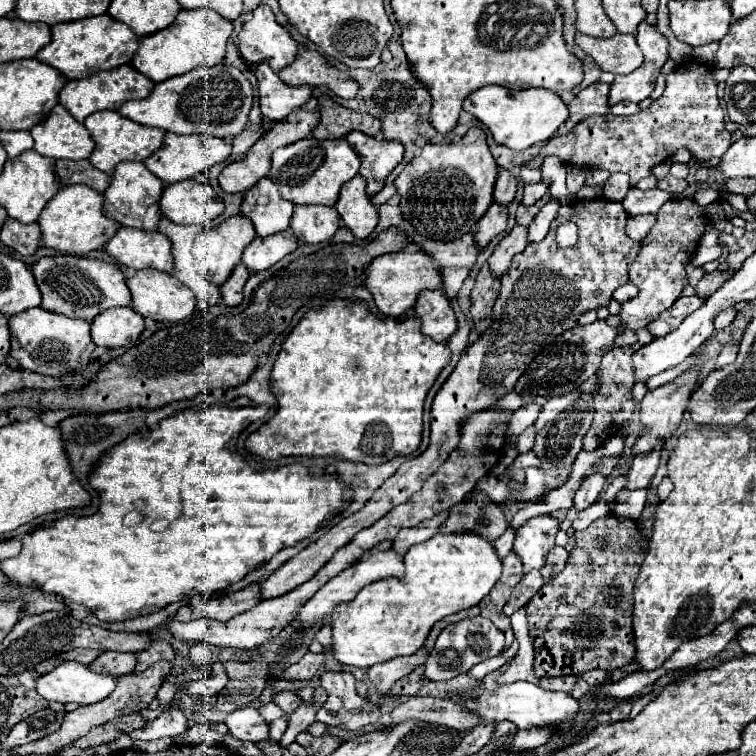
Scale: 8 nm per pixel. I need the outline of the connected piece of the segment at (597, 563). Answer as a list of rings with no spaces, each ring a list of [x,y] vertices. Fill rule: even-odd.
[[[601,516],[583,532],[575,532],[577,548],[571,550],[567,566],[559,576],[549,580],[527,604],[527,620],[531,624],[531,642],[535,648],[535,676],[565,676],[577,674],[581,676],[587,670],[601,668],[601,670],[615,670],[631,662],[635,656],[633,646],[633,628],[631,628],[631,614],[633,614],[633,584],[643,562],[647,544],[639,542],[637,522],[625,516]],[[597,538],[607,538],[607,550],[597,546]]]

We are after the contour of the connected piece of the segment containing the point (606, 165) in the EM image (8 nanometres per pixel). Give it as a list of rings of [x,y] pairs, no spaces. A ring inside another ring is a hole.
[[[687,60],[677,72],[667,76],[667,86],[661,98],[657,98],[647,110],[635,116],[591,116],[575,124],[575,128],[563,136],[551,138],[545,148],[527,162],[527,168],[539,168],[545,156],[555,154],[559,160],[569,160],[573,166],[589,170],[625,172],[629,174],[629,184],[635,186],[641,178],[651,176],[651,168],[665,162],[679,148],[687,148],[699,160],[721,158],[731,146],[733,138],[723,122],[723,110],[719,108],[717,82],[711,76],[707,64],[697,60]]]

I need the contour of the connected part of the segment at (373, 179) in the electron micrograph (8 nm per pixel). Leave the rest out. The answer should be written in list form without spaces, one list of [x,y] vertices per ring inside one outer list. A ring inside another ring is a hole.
[[[363,132],[347,134],[347,142],[361,158],[359,174],[367,180],[367,194],[377,194],[389,172],[403,160],[403,146],[399,142],[387,142],[371,138]]]

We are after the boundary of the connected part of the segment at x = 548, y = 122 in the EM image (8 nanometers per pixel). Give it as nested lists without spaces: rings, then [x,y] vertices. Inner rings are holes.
[[[483,86],[481,90],[467,96],[467,100],[463,102],[463,110],[481,120],[481,124],[491,130],[497,144],[503,144],[515,152],[539,142],[547,142],[569,116],[563,100],[555,92],[541,88],[505,92],[503,86]]]

